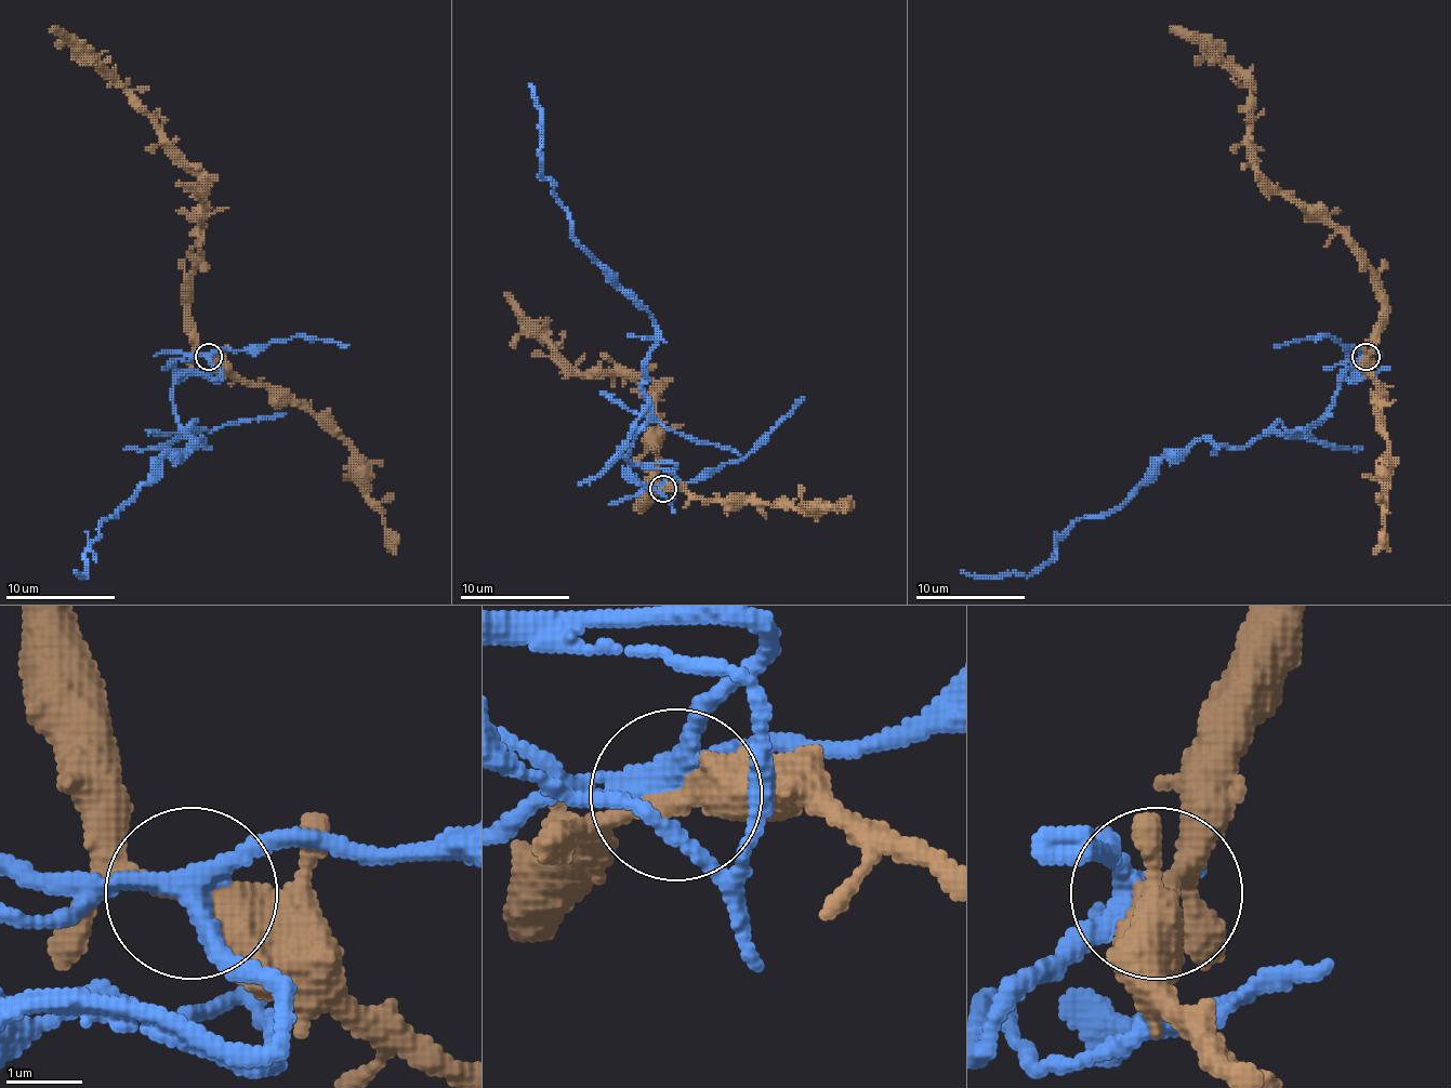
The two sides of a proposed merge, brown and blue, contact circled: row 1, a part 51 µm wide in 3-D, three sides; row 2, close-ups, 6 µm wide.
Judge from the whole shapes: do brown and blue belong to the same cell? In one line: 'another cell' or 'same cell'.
another cell

